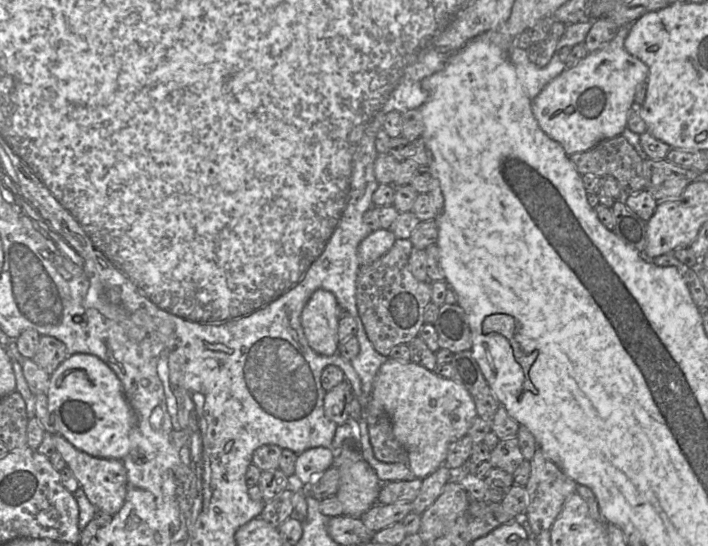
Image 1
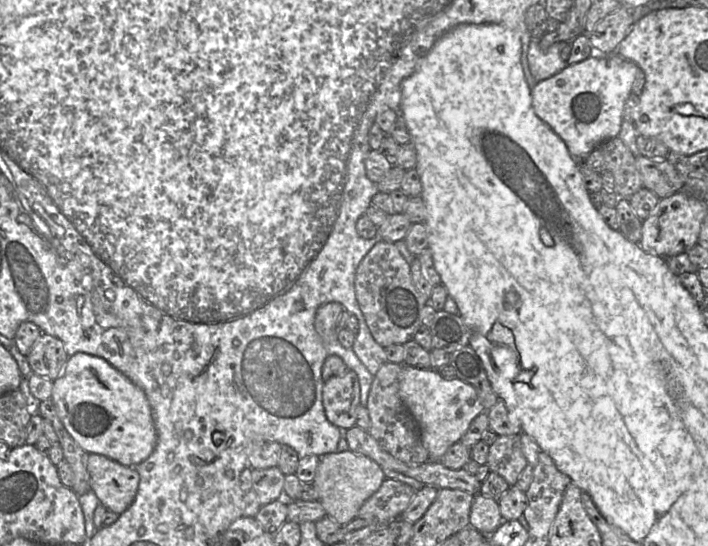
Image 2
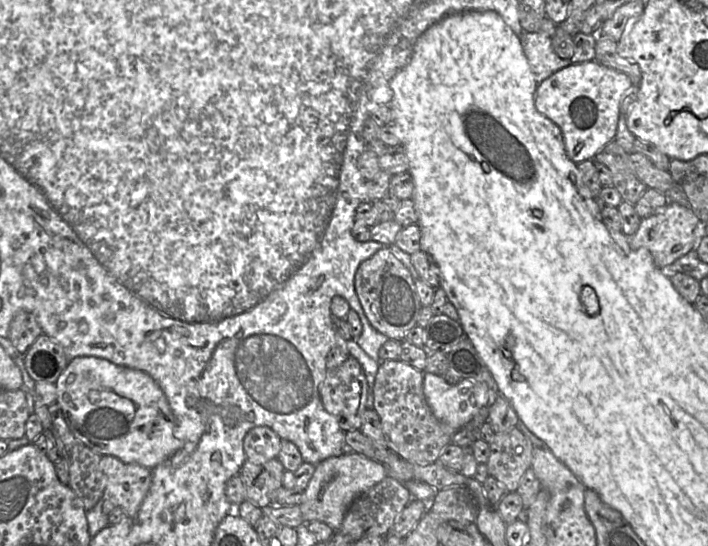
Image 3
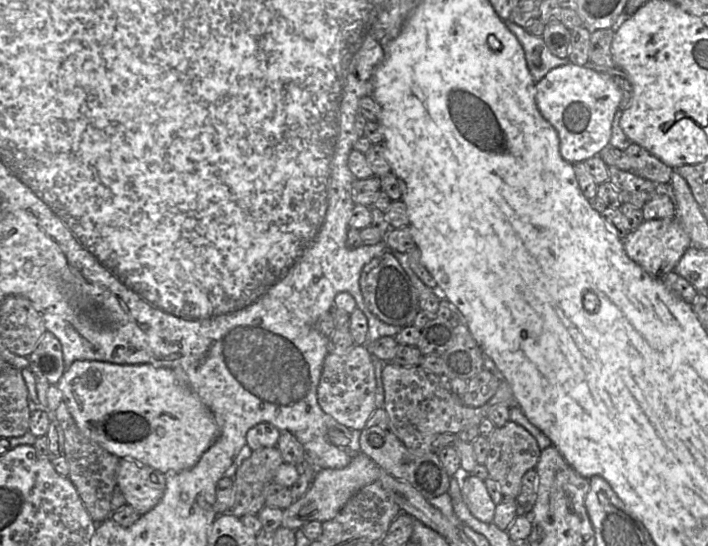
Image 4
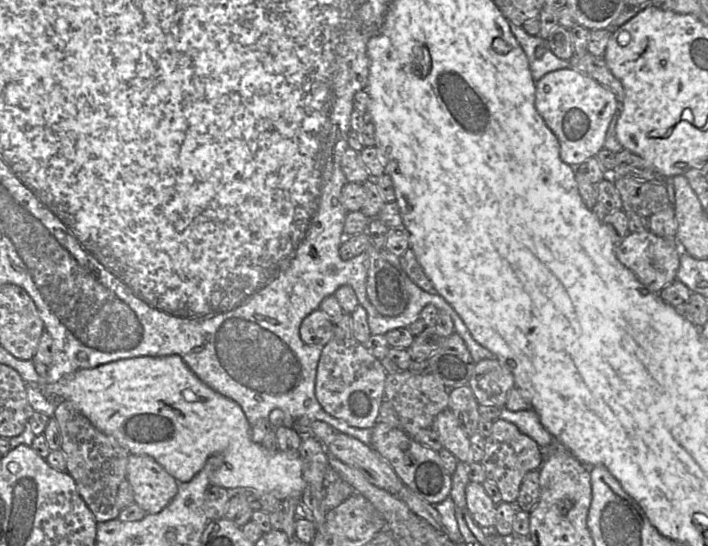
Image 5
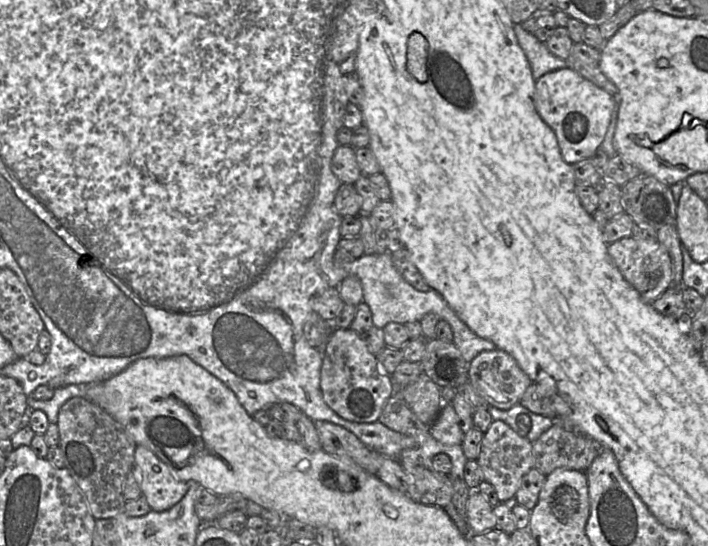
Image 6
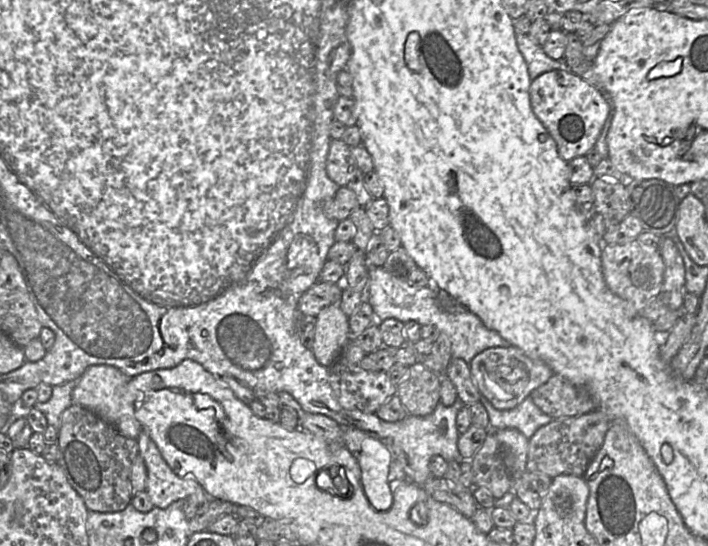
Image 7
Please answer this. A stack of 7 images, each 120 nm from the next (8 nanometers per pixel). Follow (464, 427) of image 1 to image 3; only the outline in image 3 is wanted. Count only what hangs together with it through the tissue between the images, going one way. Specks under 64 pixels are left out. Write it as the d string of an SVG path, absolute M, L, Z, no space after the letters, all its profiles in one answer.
M423 372L423 391L430 409L439 421L456 430L466 426L483 407L490 407L495 398L498 397L497 390L488 386L485 382L465 378L455 385L451 385L446 382L443 376Z

